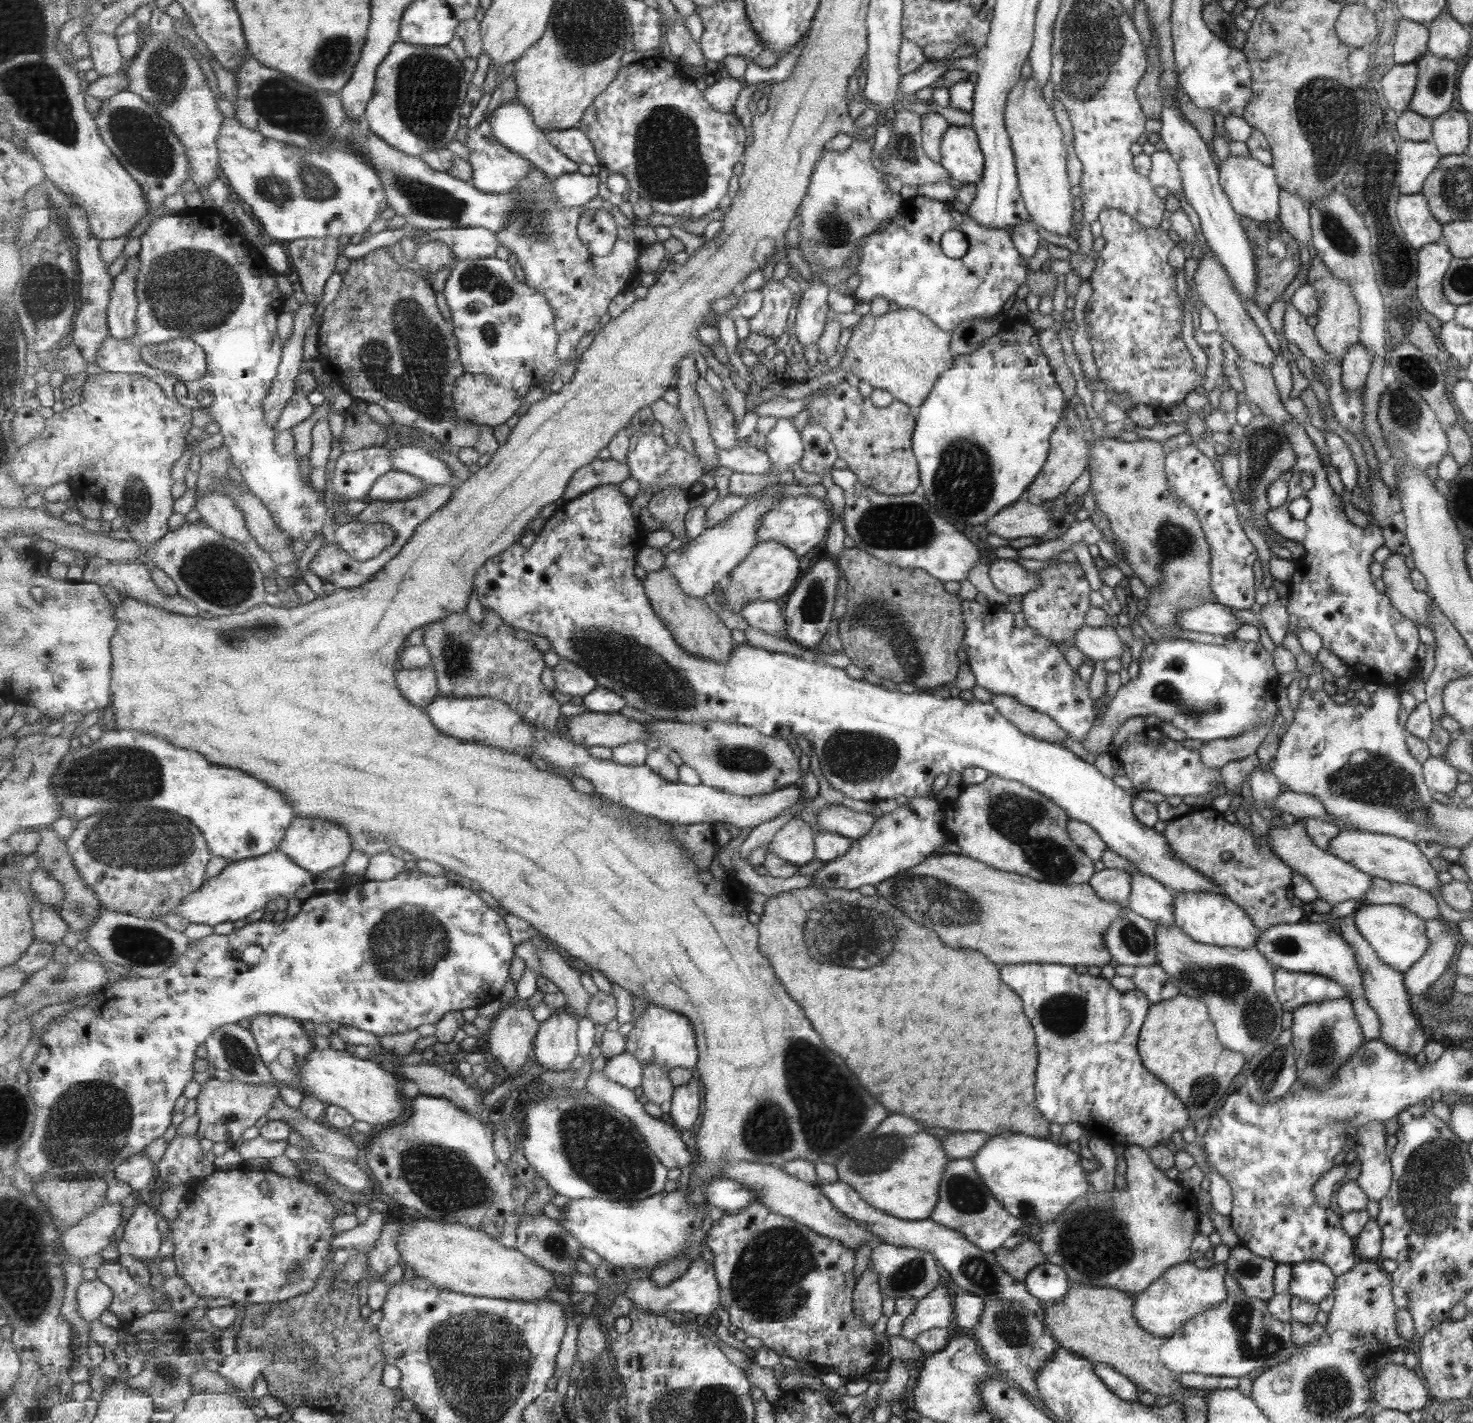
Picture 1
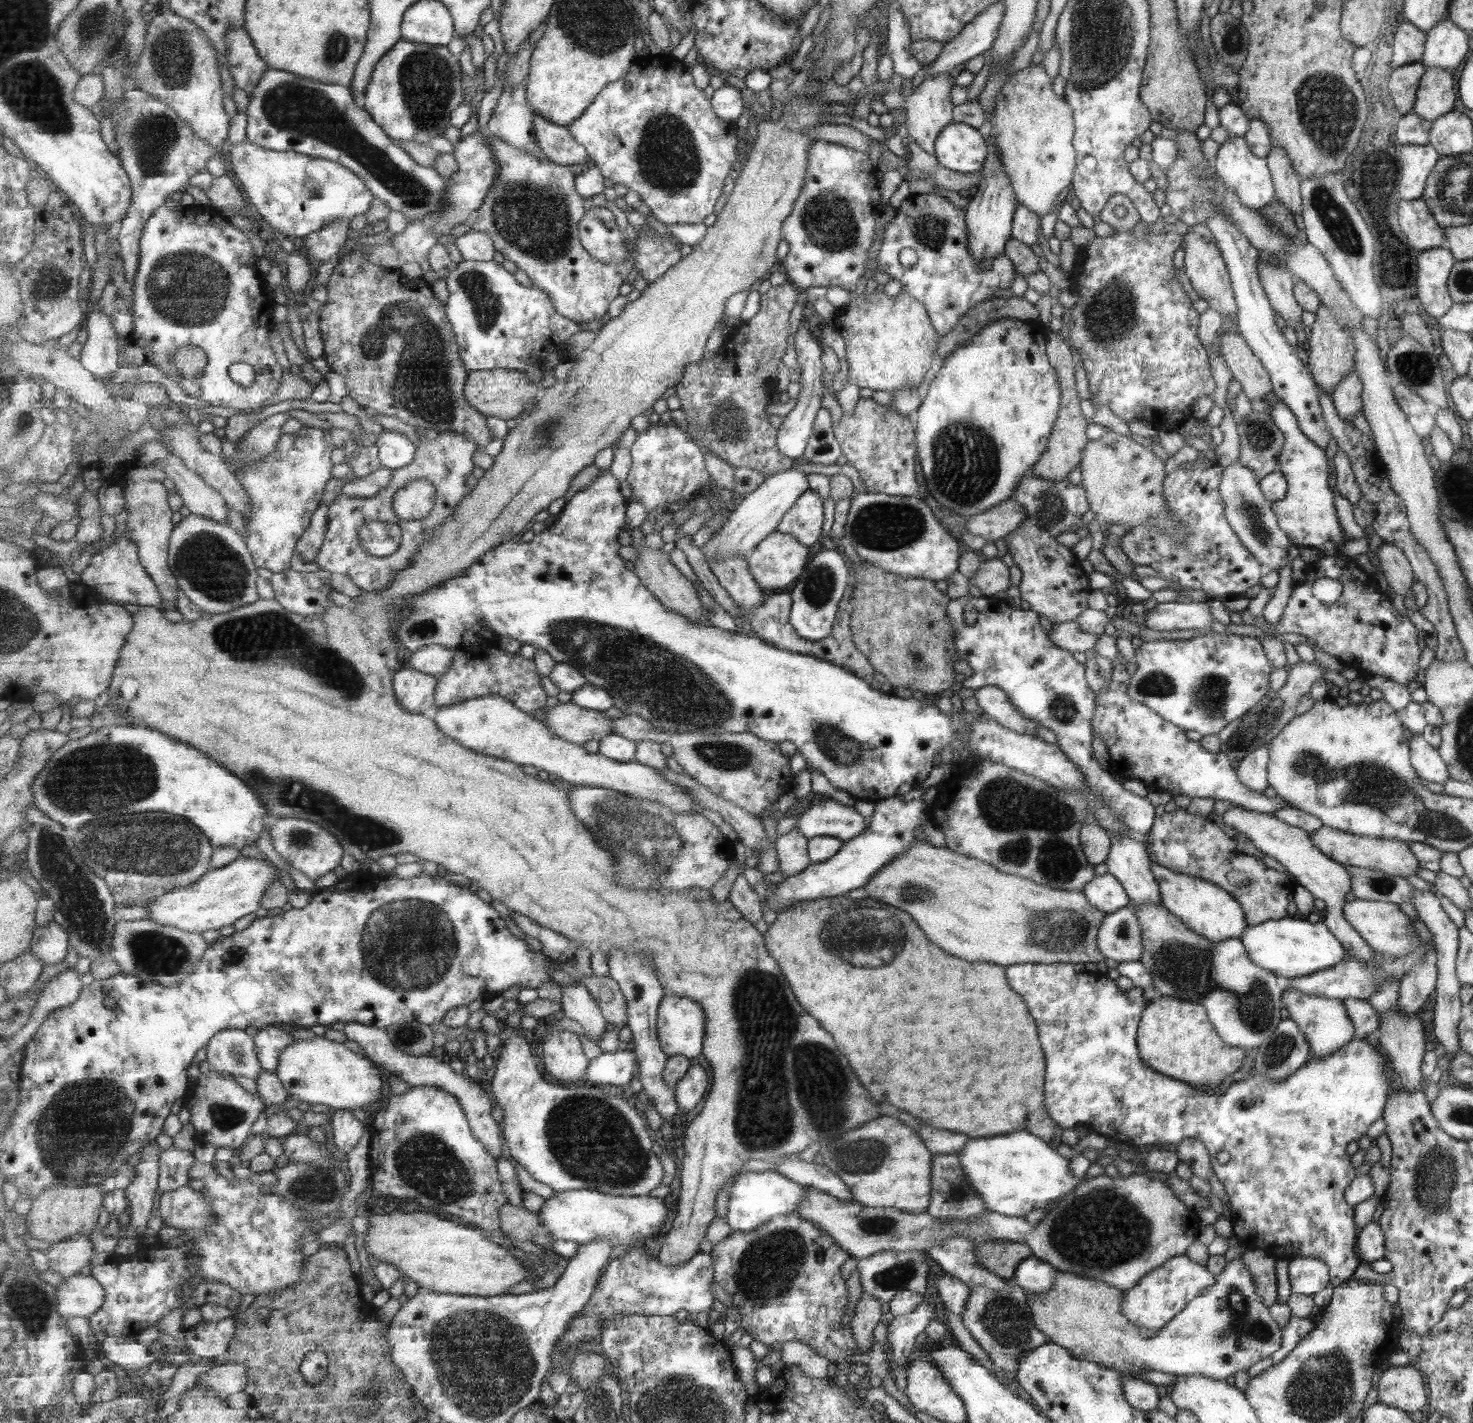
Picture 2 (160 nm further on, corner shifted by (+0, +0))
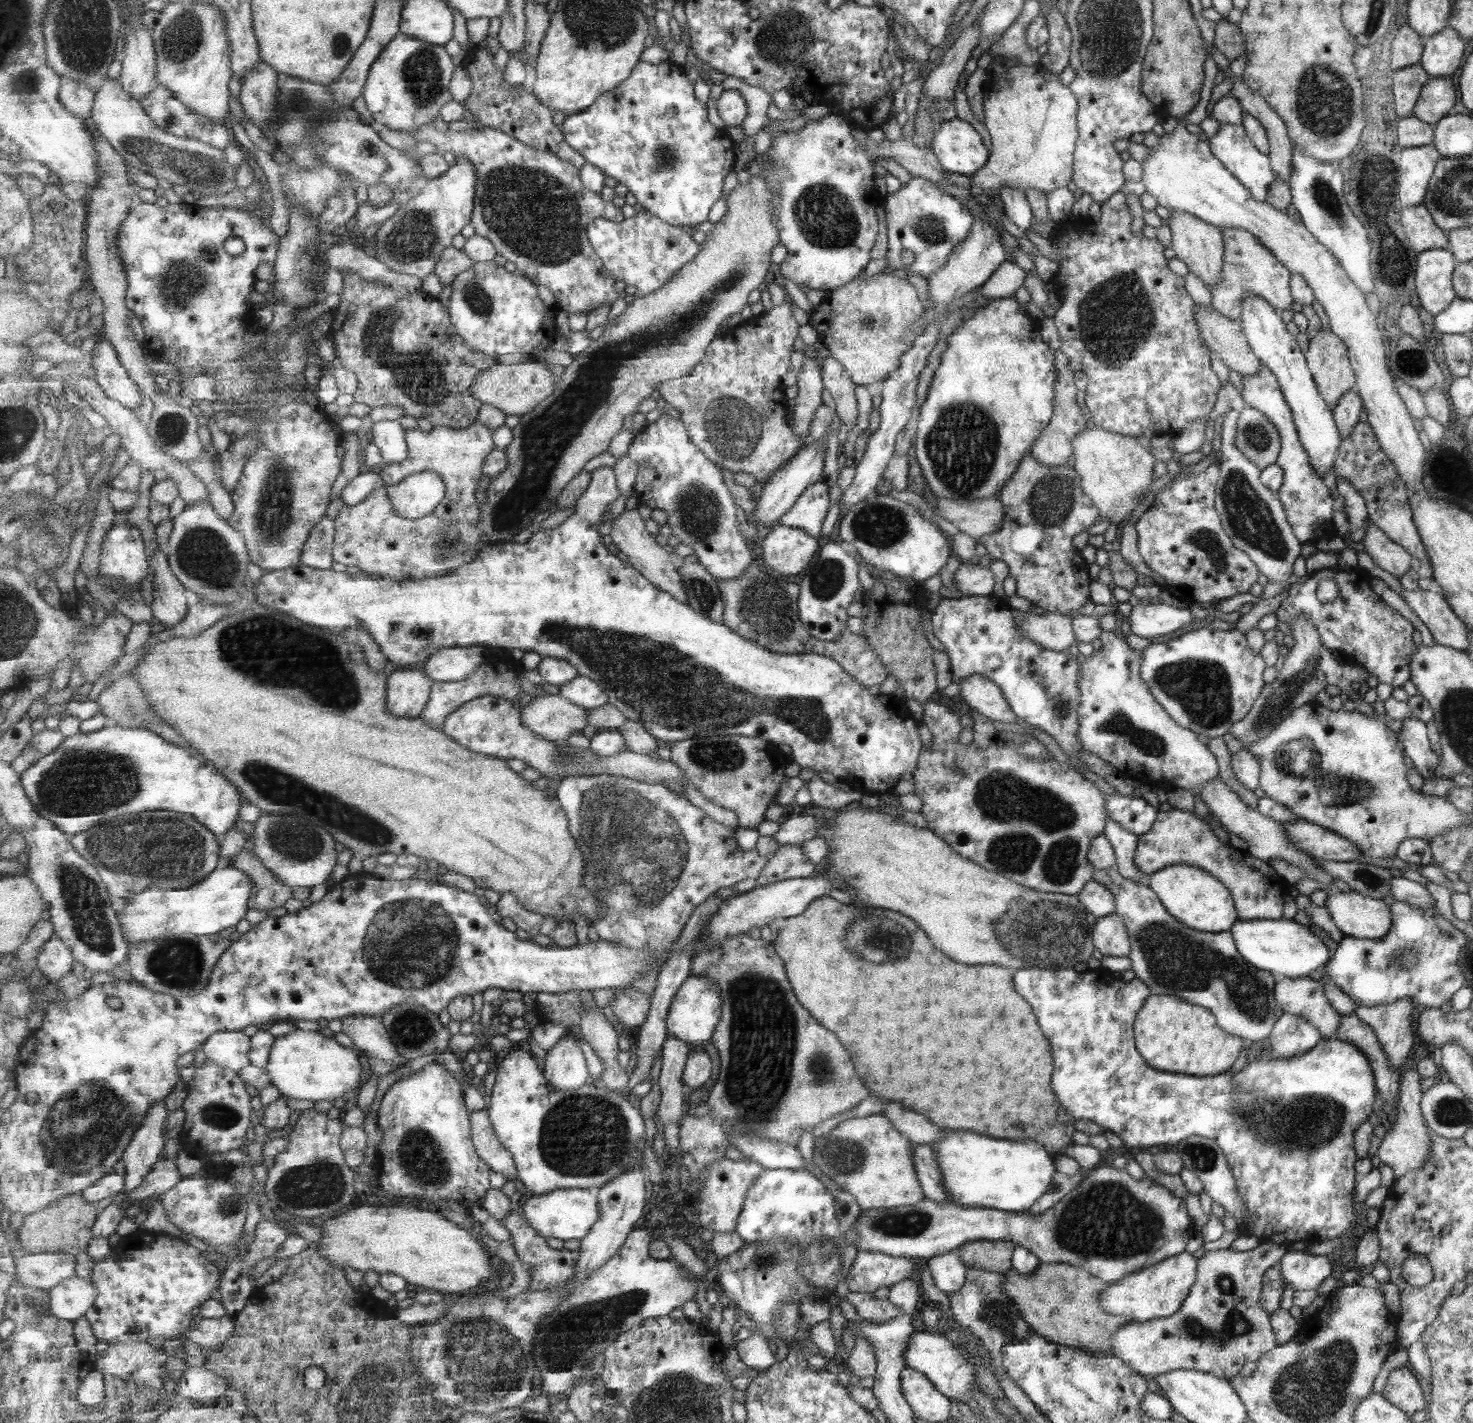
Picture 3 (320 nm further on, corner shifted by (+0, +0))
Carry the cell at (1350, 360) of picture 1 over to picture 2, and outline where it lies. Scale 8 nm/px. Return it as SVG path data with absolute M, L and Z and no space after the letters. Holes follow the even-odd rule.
M1349 372L1330 394L1335 411L1342 420L1351 422L1353 416L1362 410L1361 389L1356 372Z

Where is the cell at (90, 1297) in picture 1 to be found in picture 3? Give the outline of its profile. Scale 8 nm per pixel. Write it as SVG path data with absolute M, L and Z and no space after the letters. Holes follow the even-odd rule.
M72 1277L50 1291L50 1312L71 1323L95 1304L97 1289L92 1280Z

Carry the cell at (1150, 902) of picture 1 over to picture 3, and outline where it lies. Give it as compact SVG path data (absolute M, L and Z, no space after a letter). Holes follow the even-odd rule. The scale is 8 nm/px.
M1110 820L1101 832L1113 846L1116 858L1115 870L1127 880L1139 884L1147 884L1149 875L1141 874L1132 863L1132 856L1136 847L1136 835L1119 826L1118 822Z

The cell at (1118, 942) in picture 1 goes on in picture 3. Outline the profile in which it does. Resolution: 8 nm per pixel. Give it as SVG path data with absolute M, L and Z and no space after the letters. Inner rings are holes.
M1114 912L1096 918L1093 925L1093 946L1102 956L1122 956L1129 954L1129 938L1123 921Z

